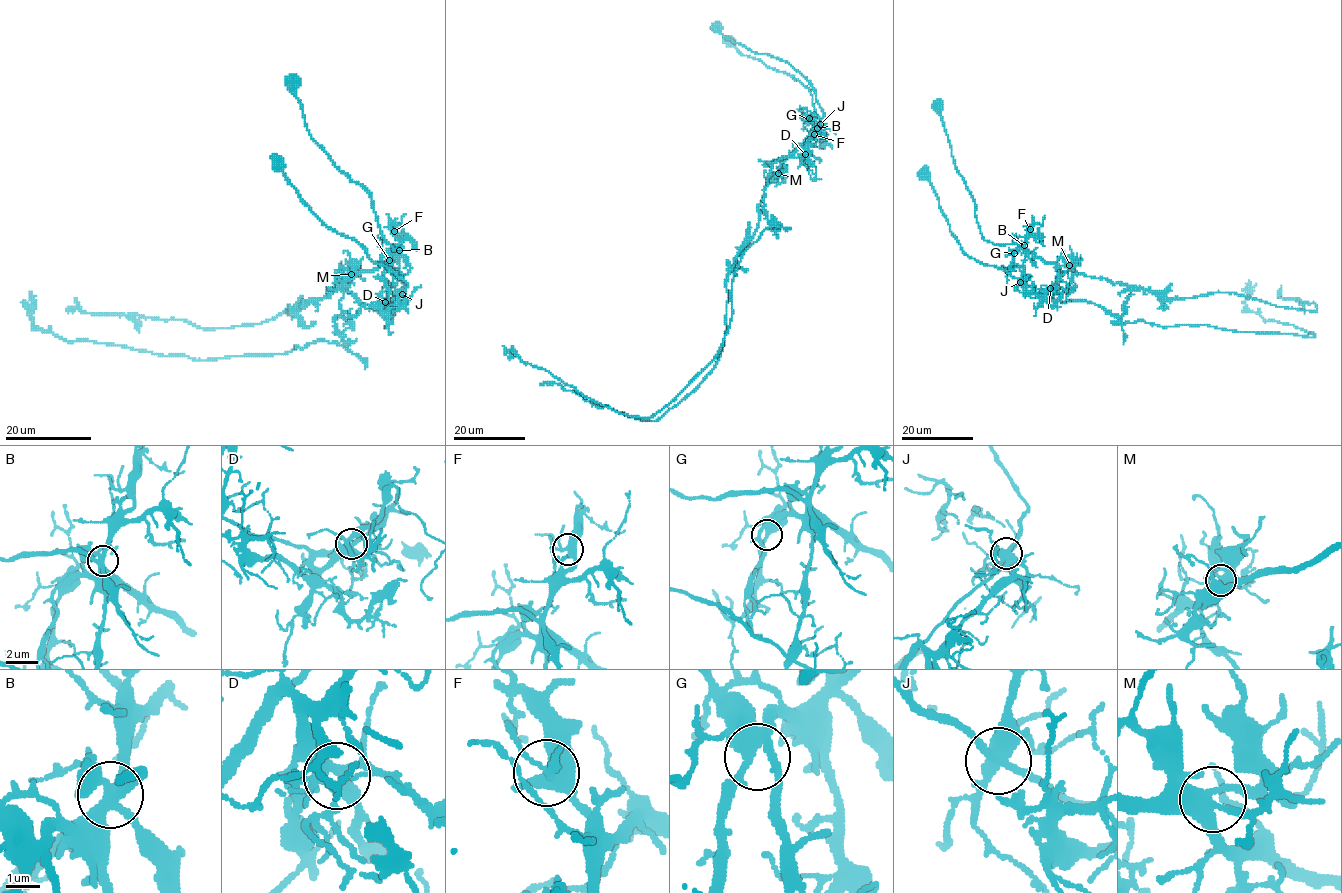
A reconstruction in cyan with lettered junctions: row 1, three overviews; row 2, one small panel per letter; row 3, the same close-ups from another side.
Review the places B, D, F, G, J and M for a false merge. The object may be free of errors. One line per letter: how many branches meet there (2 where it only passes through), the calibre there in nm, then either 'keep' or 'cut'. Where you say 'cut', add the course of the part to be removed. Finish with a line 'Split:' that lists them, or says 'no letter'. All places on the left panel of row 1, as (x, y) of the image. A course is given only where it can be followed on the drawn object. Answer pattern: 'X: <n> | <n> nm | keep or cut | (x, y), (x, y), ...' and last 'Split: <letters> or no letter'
B: 6 | 360 nm | keep
D: 7 | 360 nm | keep
F: 5 | 440 nm | keep
G: 6 | 360 nm | keep
J: 6 | 440 nm | cut | (402, 294), (335, 318), (343, 345), (318, 339), (278, 354), (197, 360), (66, 341), (34, 324), (31, 291)
M: 5 | 400 nm | keep
Split: J

